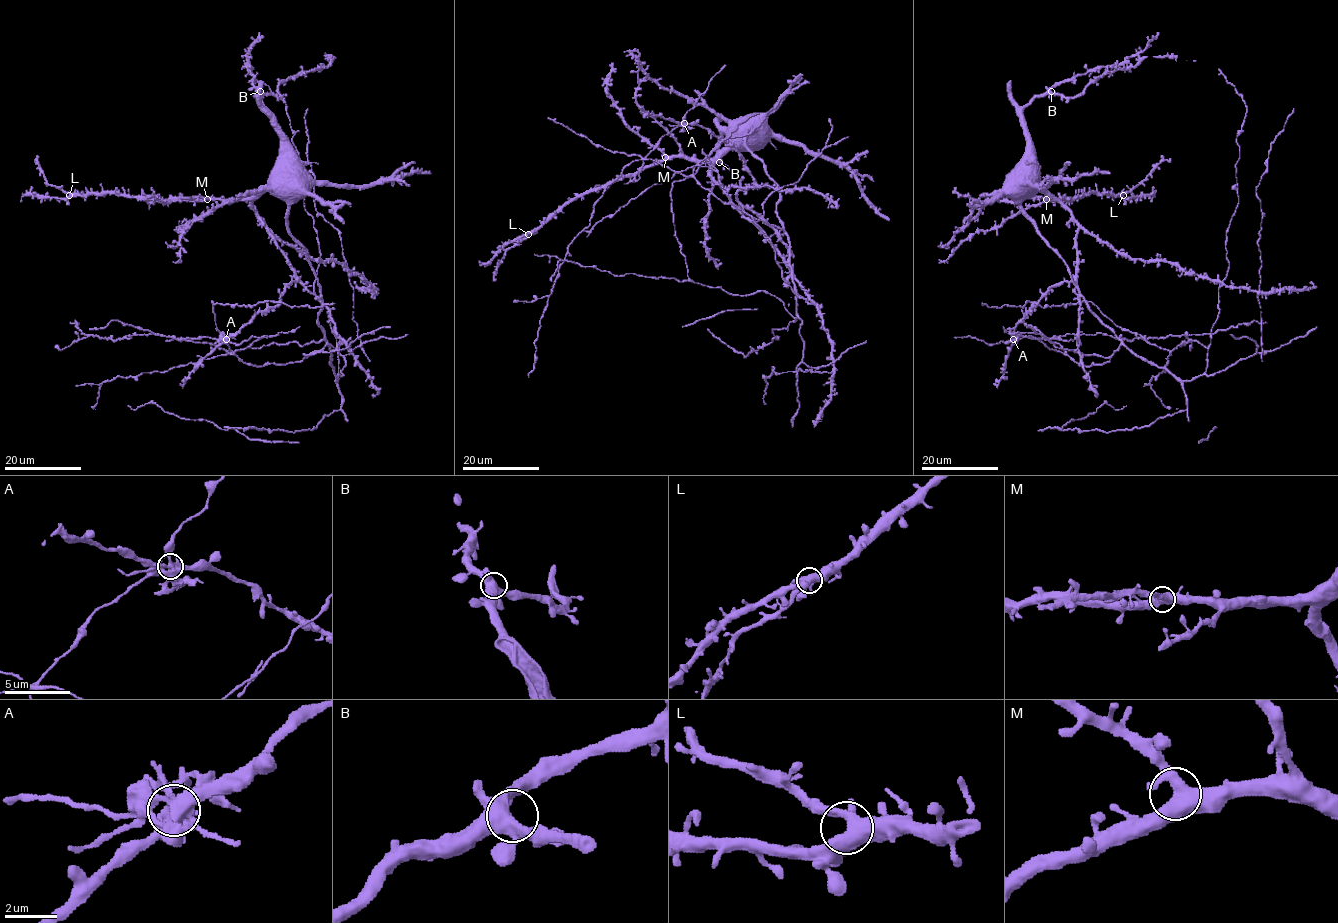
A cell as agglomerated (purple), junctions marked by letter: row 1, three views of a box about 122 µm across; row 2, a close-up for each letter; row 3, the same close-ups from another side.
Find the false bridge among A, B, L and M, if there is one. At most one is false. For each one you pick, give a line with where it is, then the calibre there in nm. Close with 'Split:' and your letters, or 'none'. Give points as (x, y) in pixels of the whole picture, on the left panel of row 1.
A: at (226, 339); 480 nm thick
Split: A

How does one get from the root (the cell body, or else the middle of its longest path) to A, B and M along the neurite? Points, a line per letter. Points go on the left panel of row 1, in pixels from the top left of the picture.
A: (281, 177), (274, 174), (269, 178), (253, 208), (295, 281), (276, 305), (259, 311), (226, 339)
B: (281, 177), (279, 174), (282, 156), (281, 126), (264, 107), (260, 91)
M: (281, 177), (274, 174), (267, 185), (250, 198), (207, 199)

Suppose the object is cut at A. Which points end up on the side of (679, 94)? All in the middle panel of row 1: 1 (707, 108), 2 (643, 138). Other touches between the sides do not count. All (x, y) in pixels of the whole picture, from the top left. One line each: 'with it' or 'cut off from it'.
1: with it
2: with it

